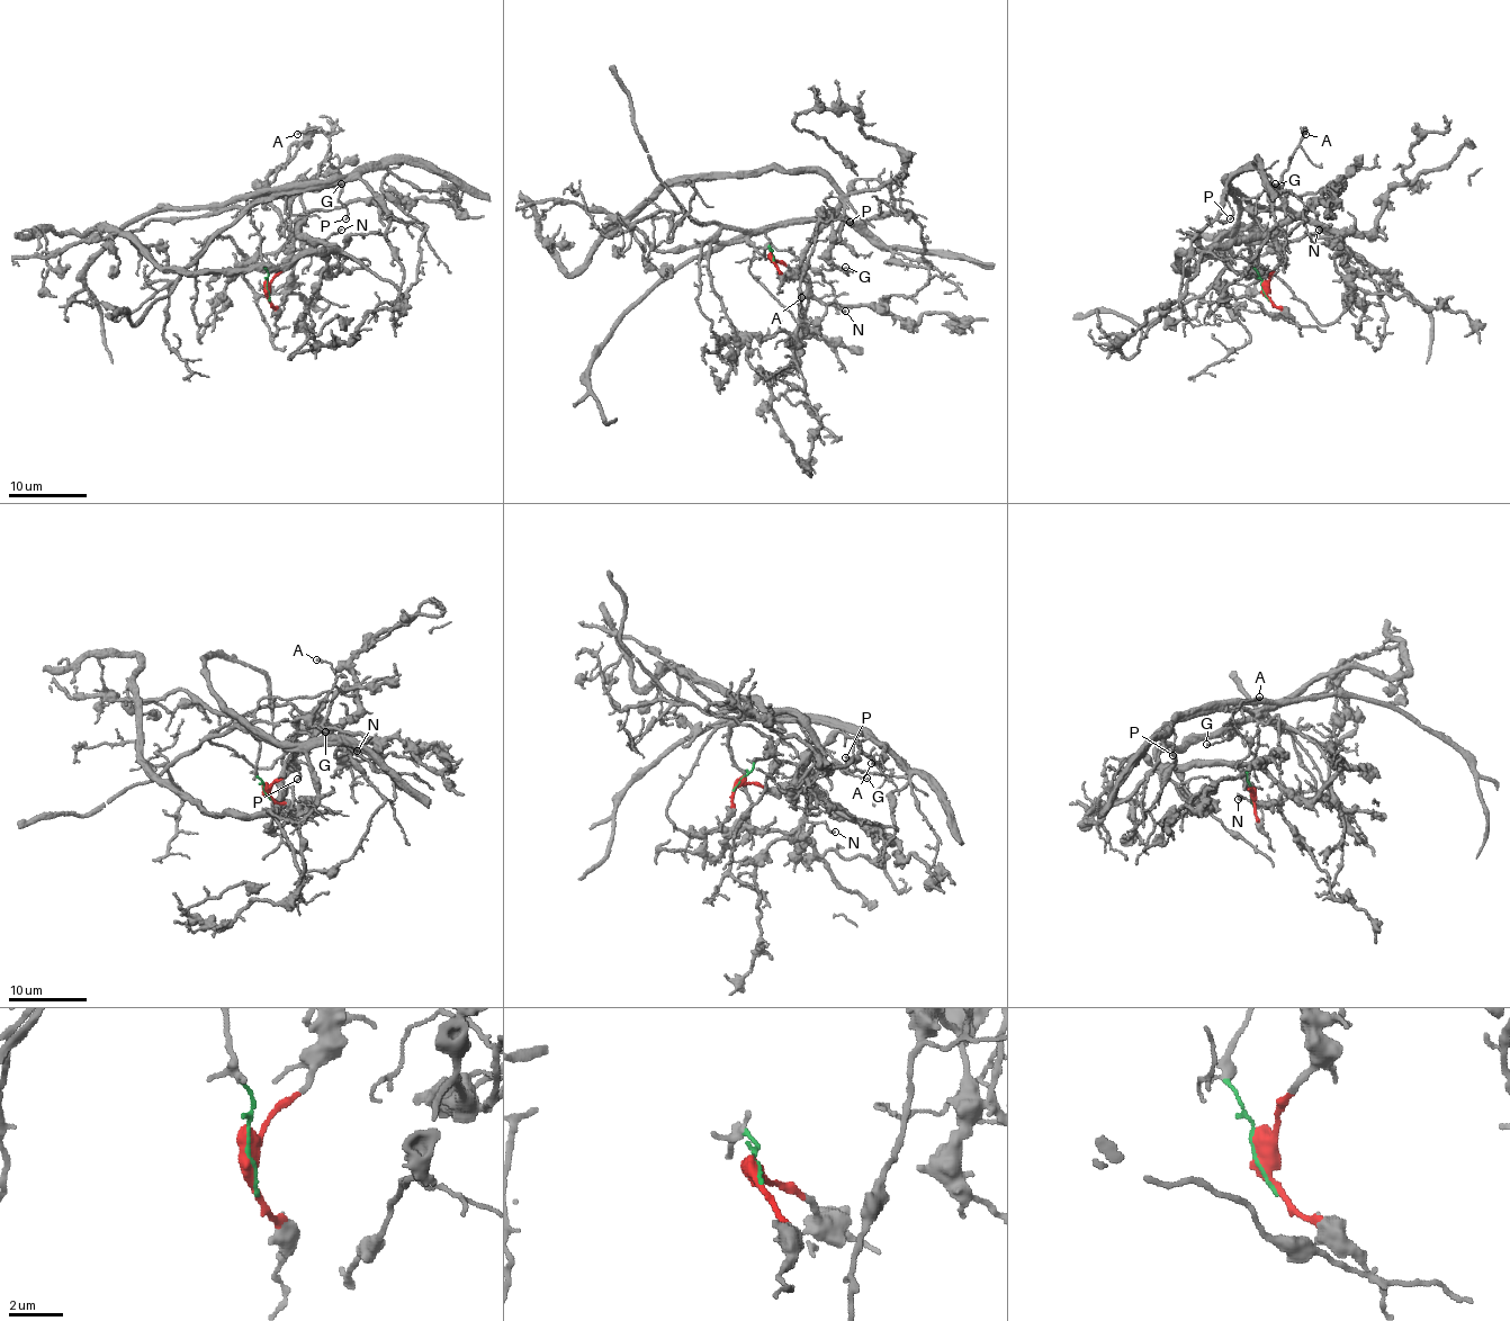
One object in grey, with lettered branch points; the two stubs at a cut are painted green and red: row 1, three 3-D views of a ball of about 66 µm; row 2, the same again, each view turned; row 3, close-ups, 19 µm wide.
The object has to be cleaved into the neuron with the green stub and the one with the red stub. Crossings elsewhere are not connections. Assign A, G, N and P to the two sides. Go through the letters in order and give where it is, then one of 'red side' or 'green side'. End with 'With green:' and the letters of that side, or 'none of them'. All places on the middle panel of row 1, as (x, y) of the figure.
A: at (801, 297); green side
G: at (845, 267); green side
N: at (845, 311); red side
P: at (850, 222); green side
With green: A, G, P

